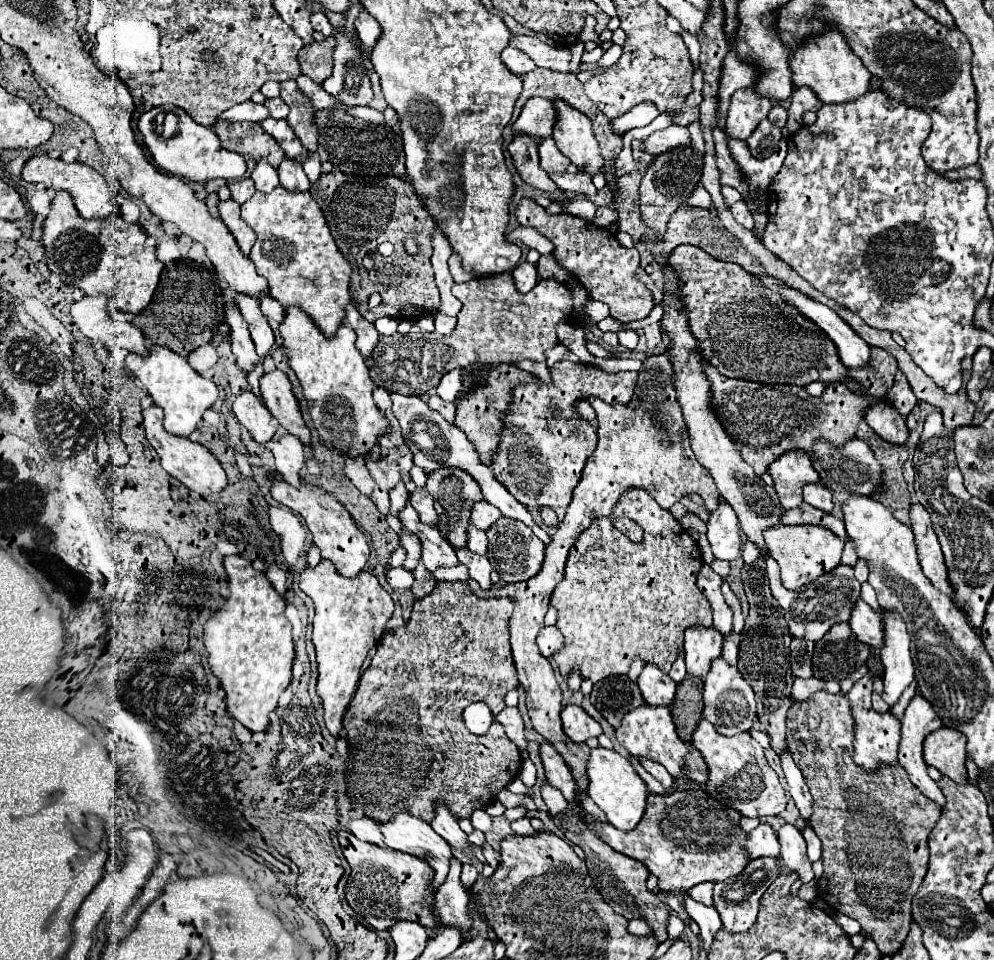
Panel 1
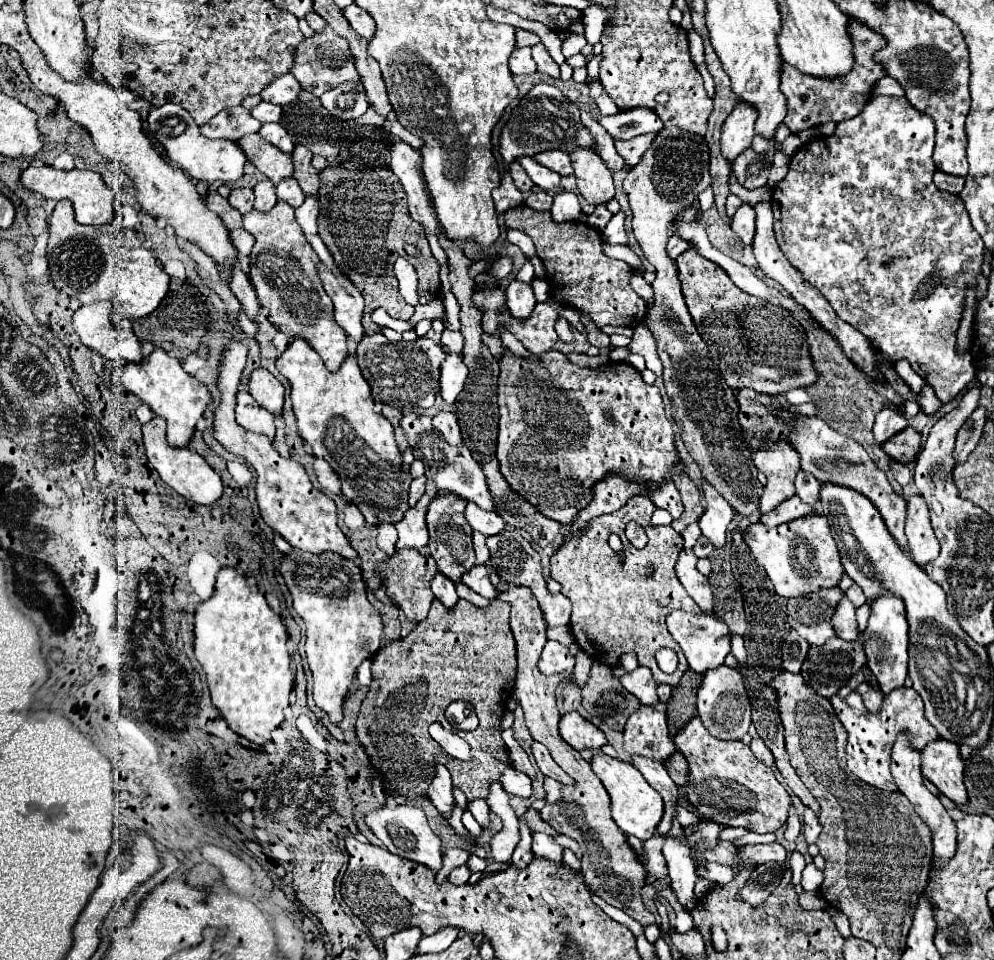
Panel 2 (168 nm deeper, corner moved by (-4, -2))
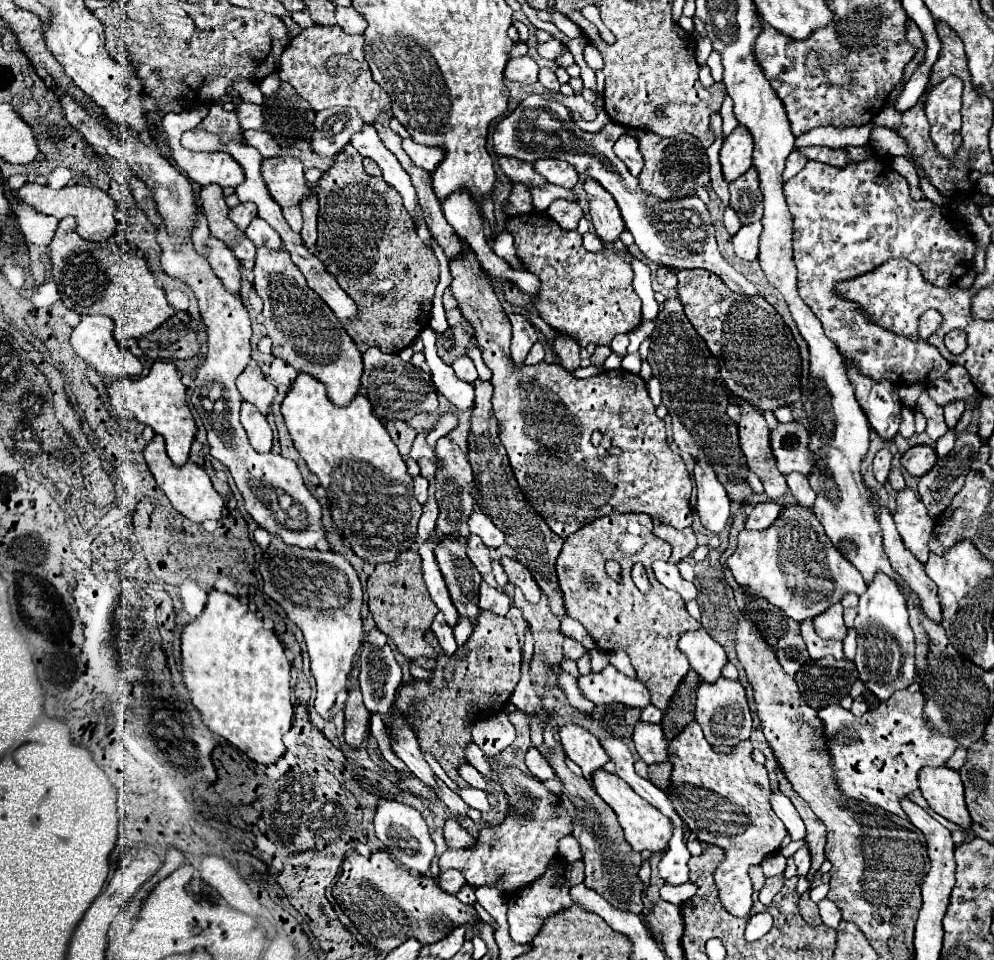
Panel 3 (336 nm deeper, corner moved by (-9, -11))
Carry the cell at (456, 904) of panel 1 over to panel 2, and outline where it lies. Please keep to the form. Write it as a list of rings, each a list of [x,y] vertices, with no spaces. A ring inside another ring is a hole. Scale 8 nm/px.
[[[445,849],[443,851],[443,867],[435,873],[435,881],[443,883],[447,881],[447,873],[451,873],[455,867],[459,865],[465,865],[469,859],[469,853],[465,849]]]

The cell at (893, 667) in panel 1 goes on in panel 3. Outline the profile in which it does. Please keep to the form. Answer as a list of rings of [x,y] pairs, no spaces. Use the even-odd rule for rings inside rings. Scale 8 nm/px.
[[[876,574],[860,596],[858,616],[854,622],[858,630],[858,652],[854,664],[860,680],[880,700],[888,700],[894,692],[908,688],[916,676],[914,664],[914,634],[908,622],[908,606],[898,584],[886,574]]]

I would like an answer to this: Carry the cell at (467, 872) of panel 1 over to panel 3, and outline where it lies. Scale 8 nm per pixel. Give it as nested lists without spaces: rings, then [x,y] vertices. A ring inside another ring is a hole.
[[[446,870],[438,876],[438,886],[448,894],[458,894],[458,890],[466,884],[466,878],[458,870]]]

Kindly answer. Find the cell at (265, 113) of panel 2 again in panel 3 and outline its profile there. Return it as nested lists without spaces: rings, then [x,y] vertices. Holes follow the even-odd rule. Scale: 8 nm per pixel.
[[[240,102],[240,104],[236,106],[236,112],[238,112],[238,118],[240,118],[240,126],[242,126],[244,130],[250,130],[250,128],[262,130],[262,128],[264,128],[262,108],[260,108],[258,104]]]

